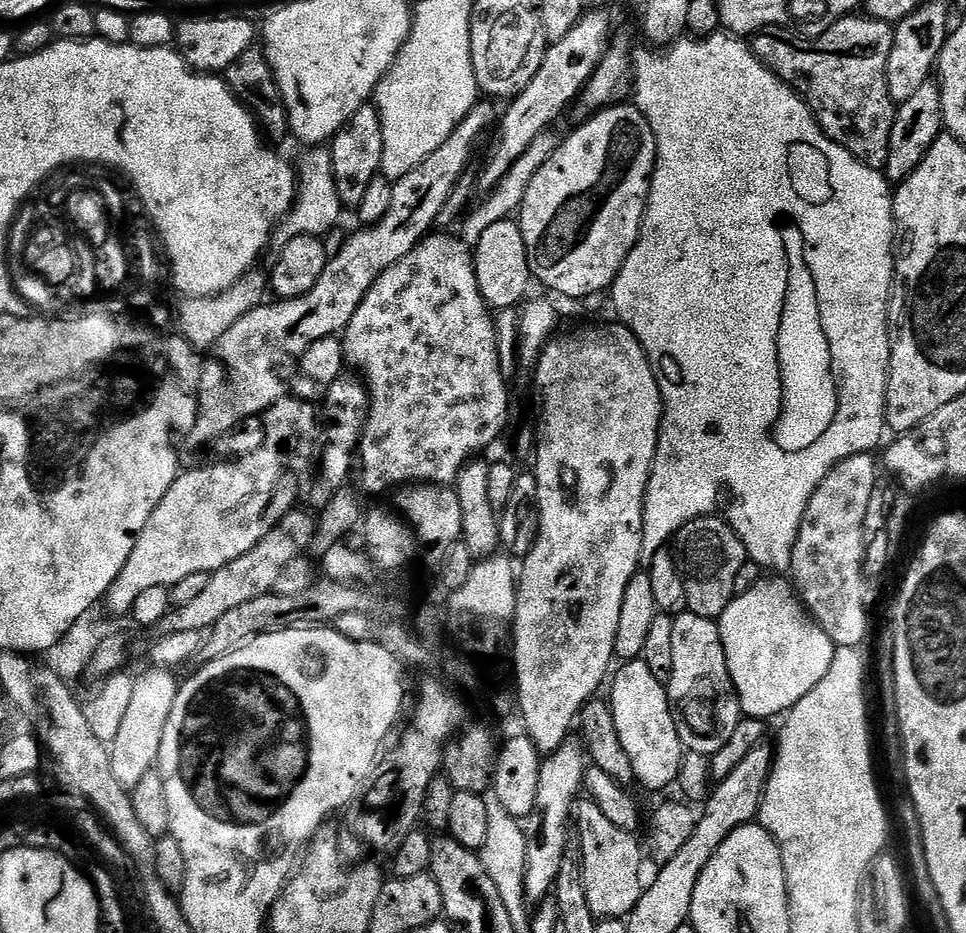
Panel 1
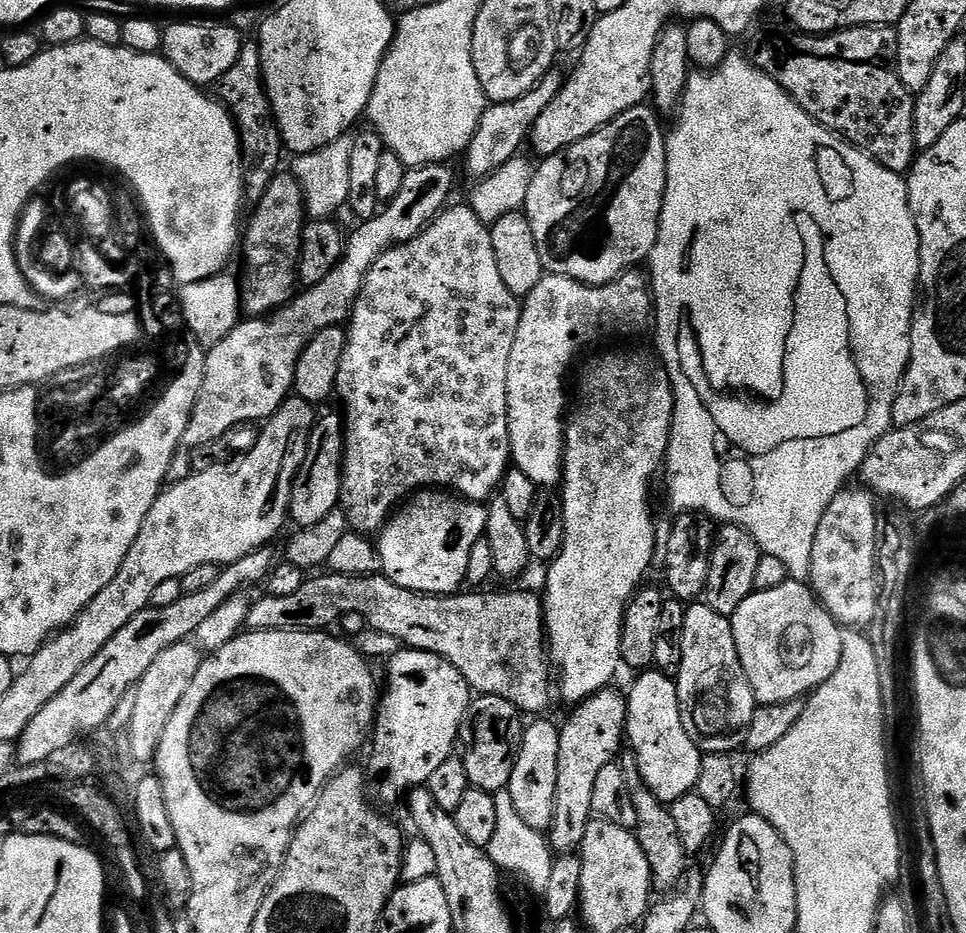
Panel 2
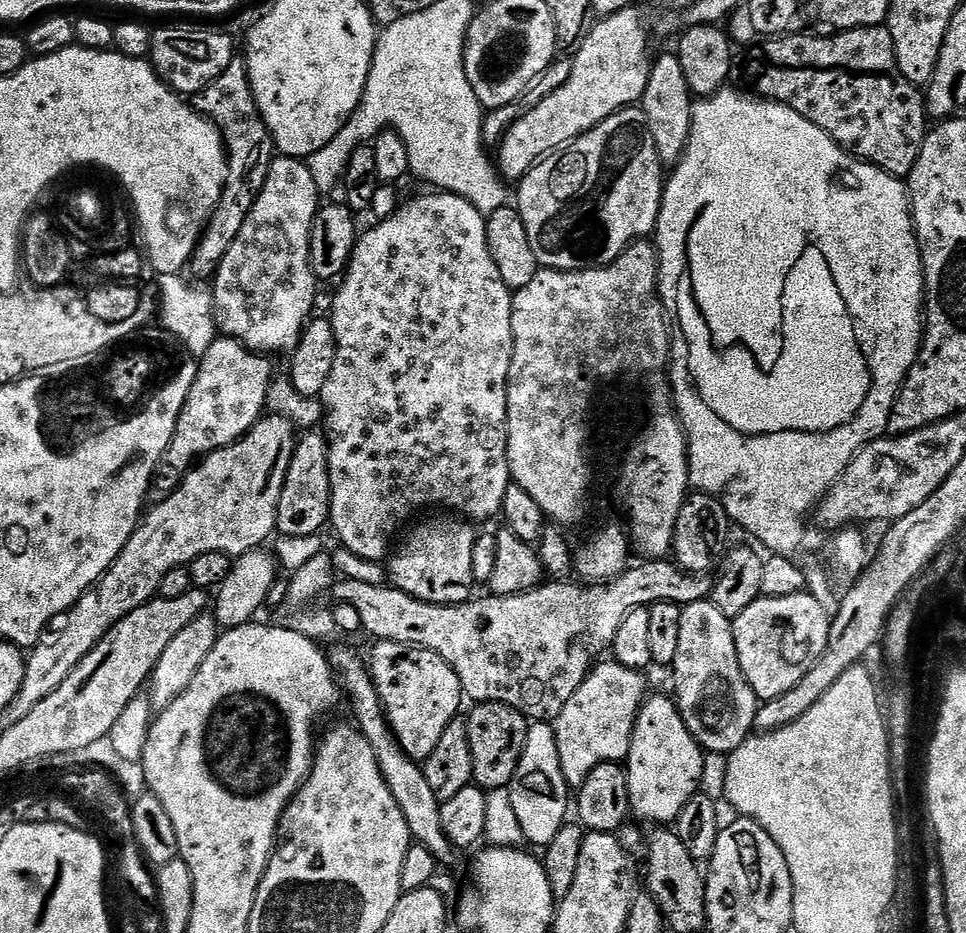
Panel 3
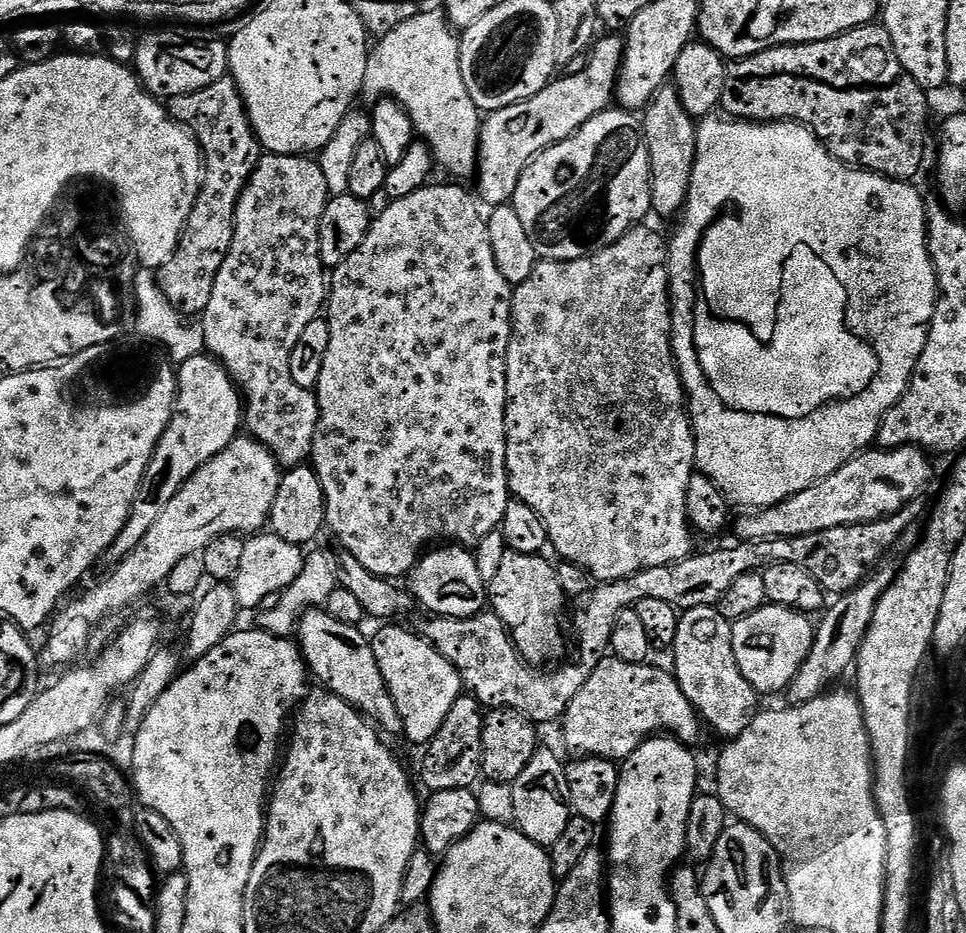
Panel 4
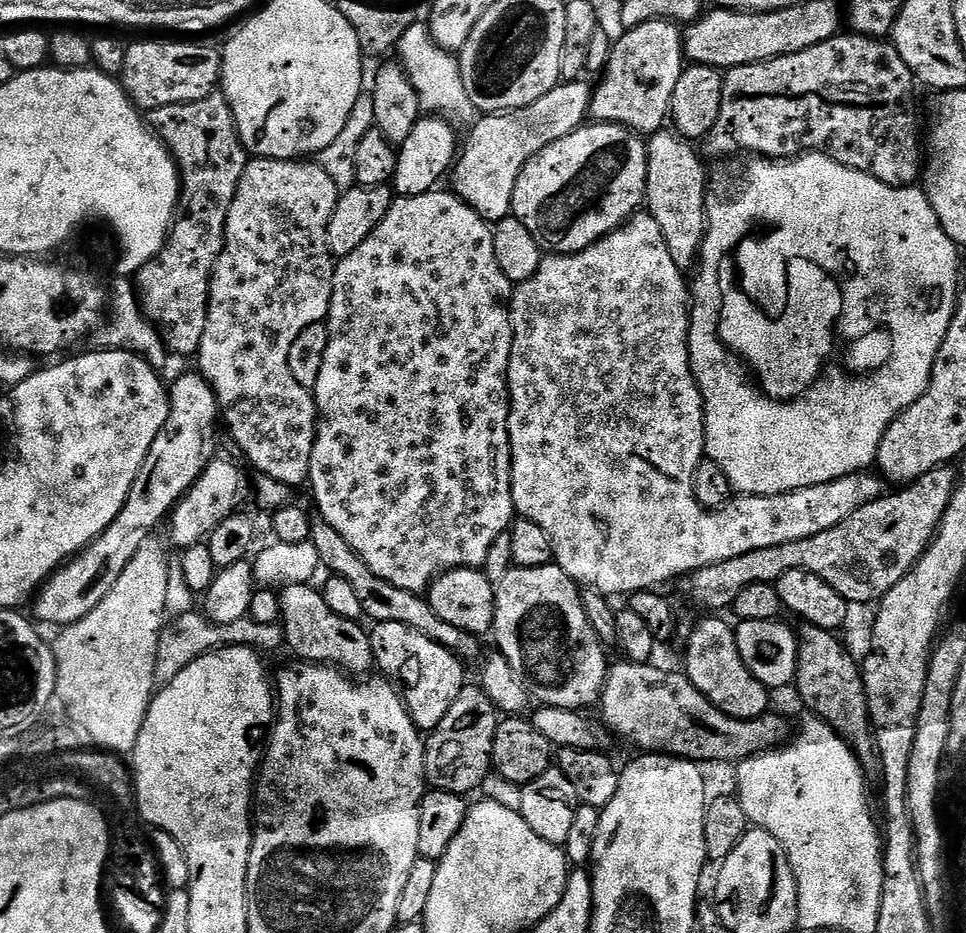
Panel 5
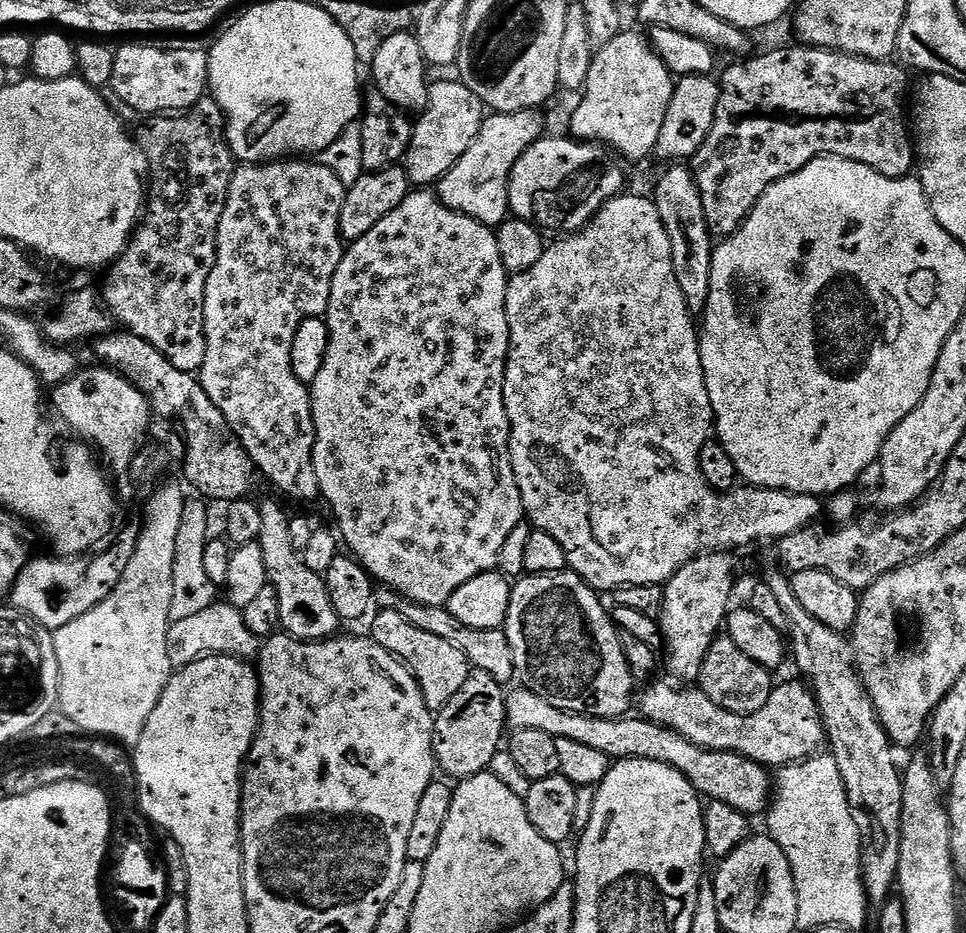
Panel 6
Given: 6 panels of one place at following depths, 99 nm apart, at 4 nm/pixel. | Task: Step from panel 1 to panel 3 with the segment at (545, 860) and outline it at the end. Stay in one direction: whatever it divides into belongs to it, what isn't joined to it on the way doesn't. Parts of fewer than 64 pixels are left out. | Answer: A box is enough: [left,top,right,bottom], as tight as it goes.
[554,662,649,789]

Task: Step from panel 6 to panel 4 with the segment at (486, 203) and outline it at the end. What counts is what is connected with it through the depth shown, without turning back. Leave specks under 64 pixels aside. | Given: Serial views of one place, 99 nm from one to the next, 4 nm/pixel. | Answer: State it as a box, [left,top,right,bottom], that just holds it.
[474,34,624,205]

